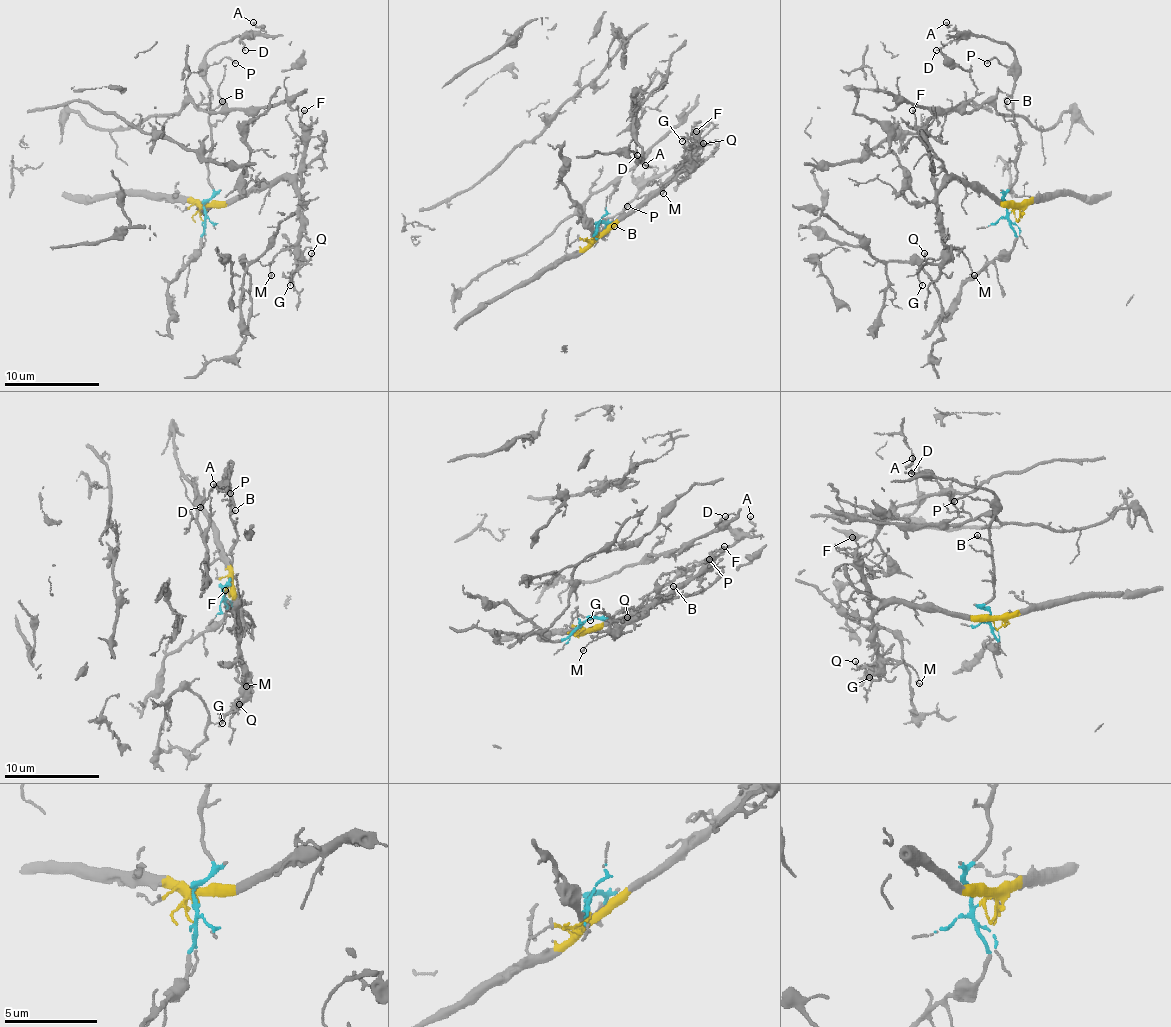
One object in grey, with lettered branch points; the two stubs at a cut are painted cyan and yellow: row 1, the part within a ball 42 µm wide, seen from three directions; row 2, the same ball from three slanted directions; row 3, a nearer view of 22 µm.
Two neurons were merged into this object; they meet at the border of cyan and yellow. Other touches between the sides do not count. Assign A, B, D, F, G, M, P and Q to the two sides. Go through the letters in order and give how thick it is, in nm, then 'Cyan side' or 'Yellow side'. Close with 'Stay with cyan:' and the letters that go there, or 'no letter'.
A: Thickness 160 nm. Cyan side
B: Thickness 110 nm. Cyan side
D: Thickness 110 nm. Cyan side
F: Thickness 130 nm. Yellow side
G: Thickness 100 nm. Yellow side
M: Thickness 110 nm. Yellow side
P: Thickness 120 nm. Cyan side
Q: Thickness 100 nm. Yellow side
Stay with cyan: A, B, D, P

